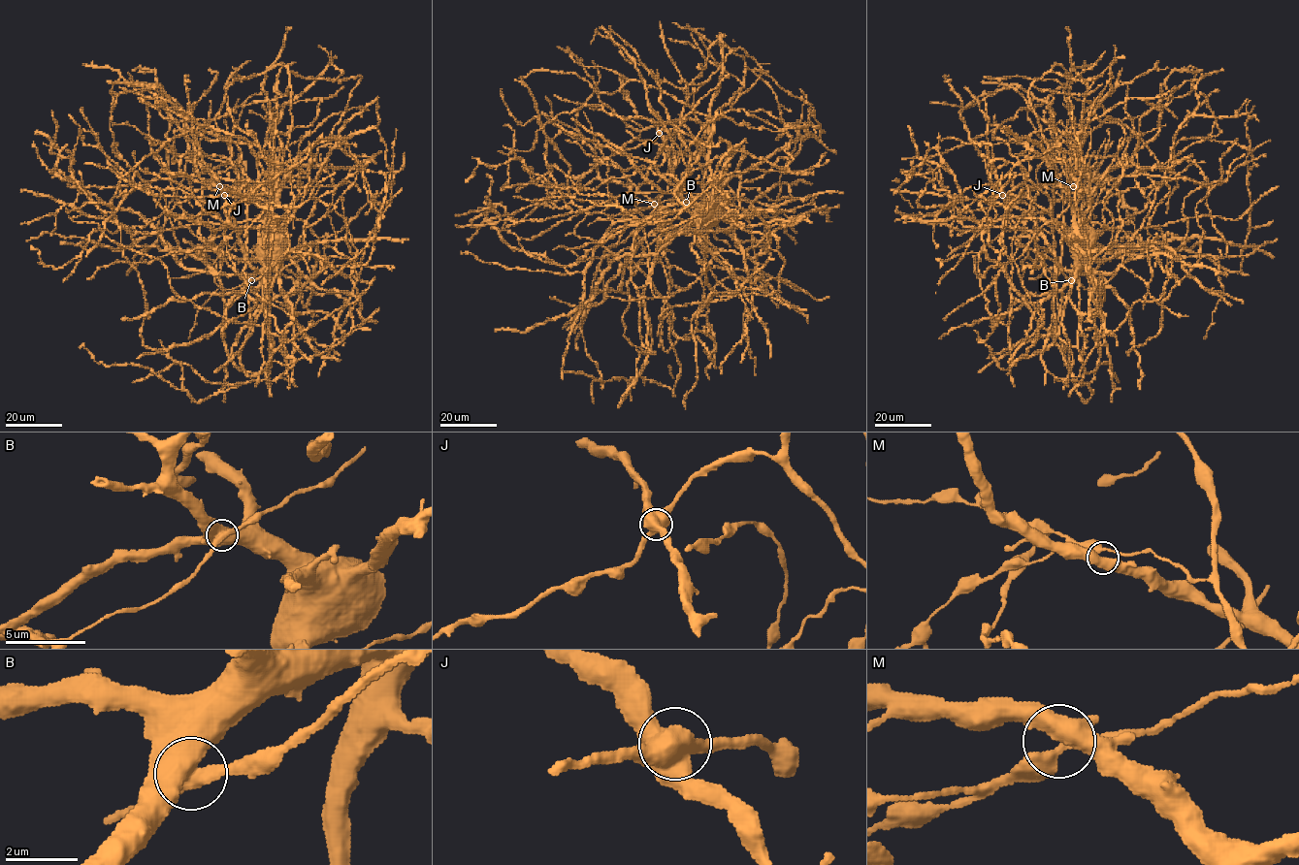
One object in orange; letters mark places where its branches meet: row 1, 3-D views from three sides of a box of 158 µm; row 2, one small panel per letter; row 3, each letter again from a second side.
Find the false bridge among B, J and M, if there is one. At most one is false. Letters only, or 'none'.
none

